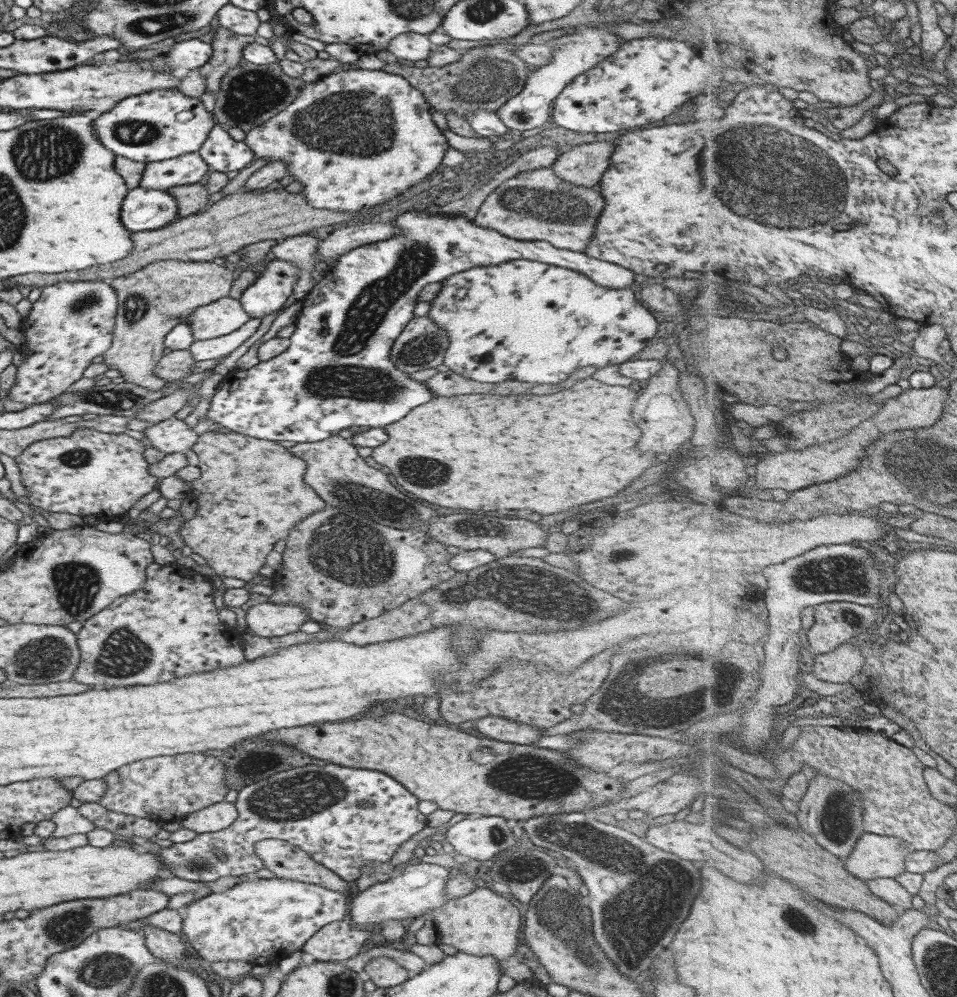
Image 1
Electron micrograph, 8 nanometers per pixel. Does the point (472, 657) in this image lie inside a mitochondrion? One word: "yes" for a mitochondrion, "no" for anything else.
no

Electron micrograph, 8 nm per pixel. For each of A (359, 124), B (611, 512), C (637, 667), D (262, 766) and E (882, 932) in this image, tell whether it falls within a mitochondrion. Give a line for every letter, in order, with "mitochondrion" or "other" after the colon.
A: mitochondrion
B: other
C: other
D: mitochondrion
E: other

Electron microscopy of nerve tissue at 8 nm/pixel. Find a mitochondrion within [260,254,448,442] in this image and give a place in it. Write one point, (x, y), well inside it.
(423, 349)

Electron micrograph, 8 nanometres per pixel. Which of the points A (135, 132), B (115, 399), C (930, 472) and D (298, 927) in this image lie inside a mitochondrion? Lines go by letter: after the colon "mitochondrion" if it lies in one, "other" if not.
A: mitochondrion
B: mitochondrion
C: mitochondrion
D: other

